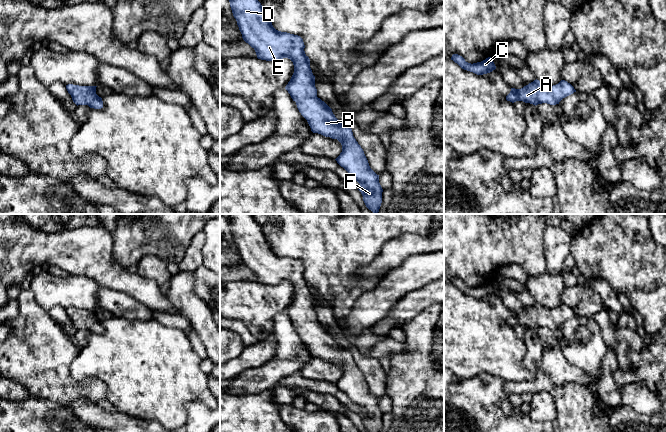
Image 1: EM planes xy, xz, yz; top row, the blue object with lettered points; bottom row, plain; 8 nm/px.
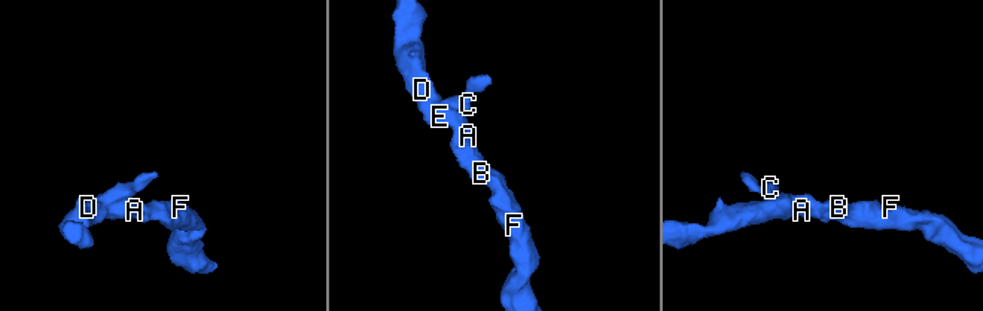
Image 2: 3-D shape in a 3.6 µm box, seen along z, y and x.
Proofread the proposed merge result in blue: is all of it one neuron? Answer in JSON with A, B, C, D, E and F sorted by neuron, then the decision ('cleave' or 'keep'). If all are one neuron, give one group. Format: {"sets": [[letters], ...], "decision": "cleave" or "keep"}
{"sets": [["A", "B", "C", "D", "E", "F"]], "decision": "keep"}

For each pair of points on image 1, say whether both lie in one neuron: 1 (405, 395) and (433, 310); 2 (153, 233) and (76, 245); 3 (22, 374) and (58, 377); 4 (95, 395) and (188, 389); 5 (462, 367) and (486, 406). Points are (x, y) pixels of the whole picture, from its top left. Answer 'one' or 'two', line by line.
1: one
2: two
3: one
4: two
5: two

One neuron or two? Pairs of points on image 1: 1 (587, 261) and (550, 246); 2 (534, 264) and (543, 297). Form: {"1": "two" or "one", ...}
{"1": "two", "2": "two"}

